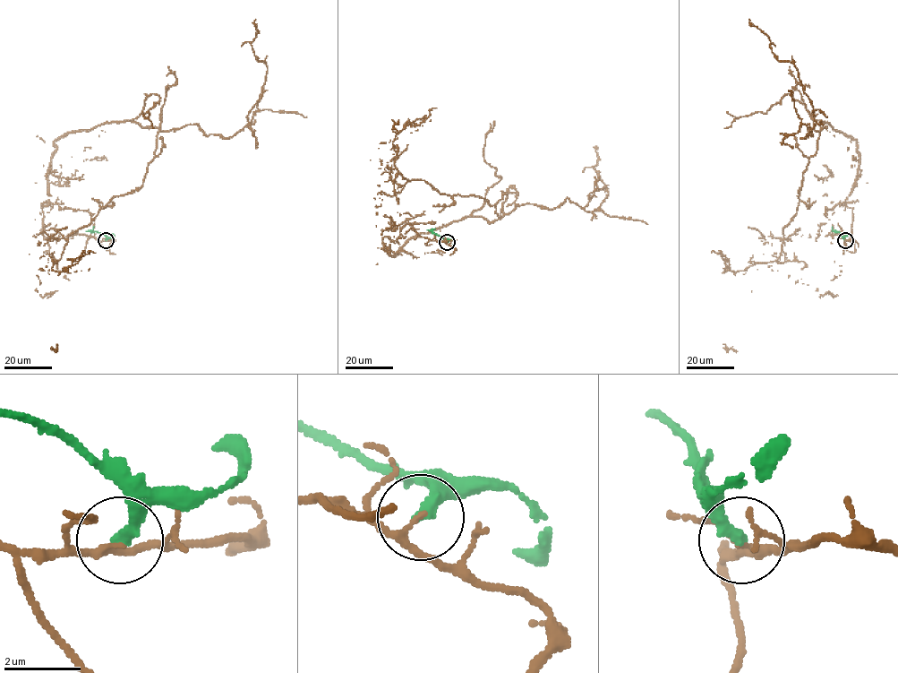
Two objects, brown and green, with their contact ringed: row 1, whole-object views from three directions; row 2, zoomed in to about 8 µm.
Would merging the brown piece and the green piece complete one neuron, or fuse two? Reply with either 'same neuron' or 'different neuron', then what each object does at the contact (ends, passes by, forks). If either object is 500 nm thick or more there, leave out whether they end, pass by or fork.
different neuron; brown passes by; green ends

